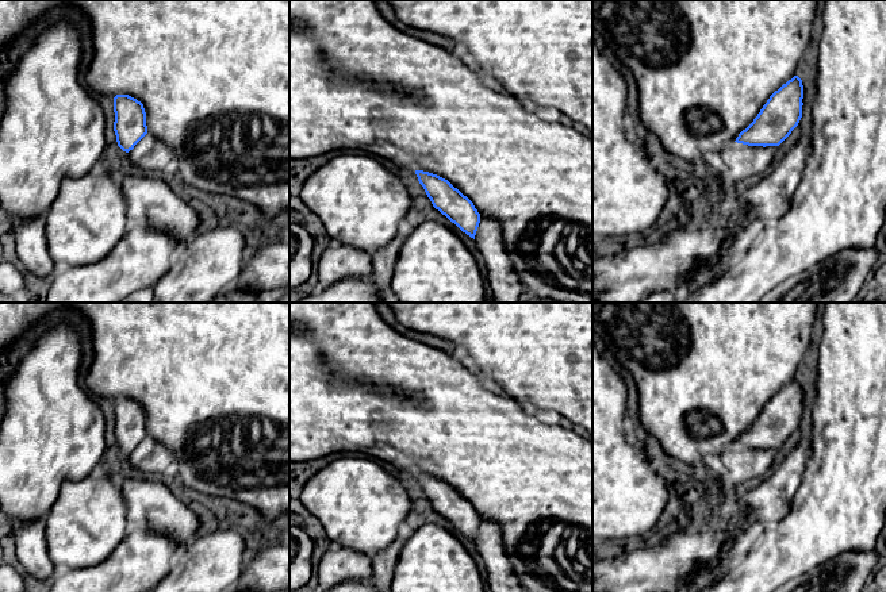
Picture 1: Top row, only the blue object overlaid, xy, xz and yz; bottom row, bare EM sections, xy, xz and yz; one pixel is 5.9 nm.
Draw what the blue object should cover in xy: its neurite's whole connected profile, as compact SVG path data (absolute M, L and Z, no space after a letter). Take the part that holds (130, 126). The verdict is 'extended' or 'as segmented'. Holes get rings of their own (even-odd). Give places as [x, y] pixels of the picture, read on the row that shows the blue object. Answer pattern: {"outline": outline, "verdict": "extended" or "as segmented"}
{"outline": "M116 95L114 112L118 146L129 154L135 172L166 174L173 168L173 151L147 131L143 104L129 95Z", "verdict": "extended"}

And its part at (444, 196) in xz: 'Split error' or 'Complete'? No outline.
Split error

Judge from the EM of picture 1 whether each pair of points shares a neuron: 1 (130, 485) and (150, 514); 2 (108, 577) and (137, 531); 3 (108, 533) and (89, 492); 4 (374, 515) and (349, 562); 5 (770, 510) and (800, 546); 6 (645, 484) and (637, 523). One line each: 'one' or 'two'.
1: one
2: one
3: one
4: two
5: two
6: one

